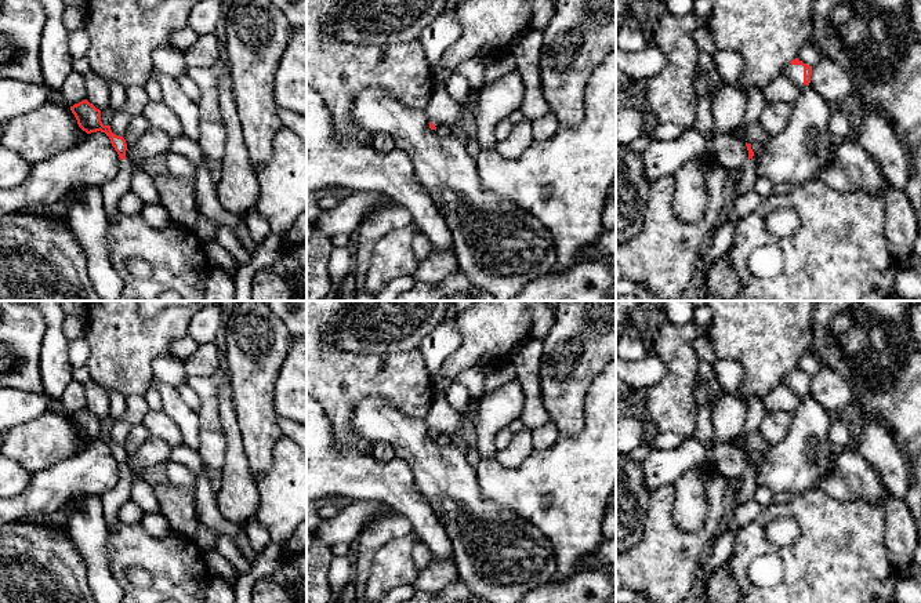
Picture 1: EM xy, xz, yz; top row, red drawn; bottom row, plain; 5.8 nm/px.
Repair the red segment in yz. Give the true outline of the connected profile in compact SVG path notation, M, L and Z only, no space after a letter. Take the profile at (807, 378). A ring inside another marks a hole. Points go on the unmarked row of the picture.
M795 367L782 378L782 385L790 388L794 393L804 397L811 392L812 377Z

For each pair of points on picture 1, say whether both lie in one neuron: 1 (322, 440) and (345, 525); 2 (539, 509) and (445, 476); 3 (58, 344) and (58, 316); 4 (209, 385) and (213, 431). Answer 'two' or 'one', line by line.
1: two
2: two
3: one
4: one

